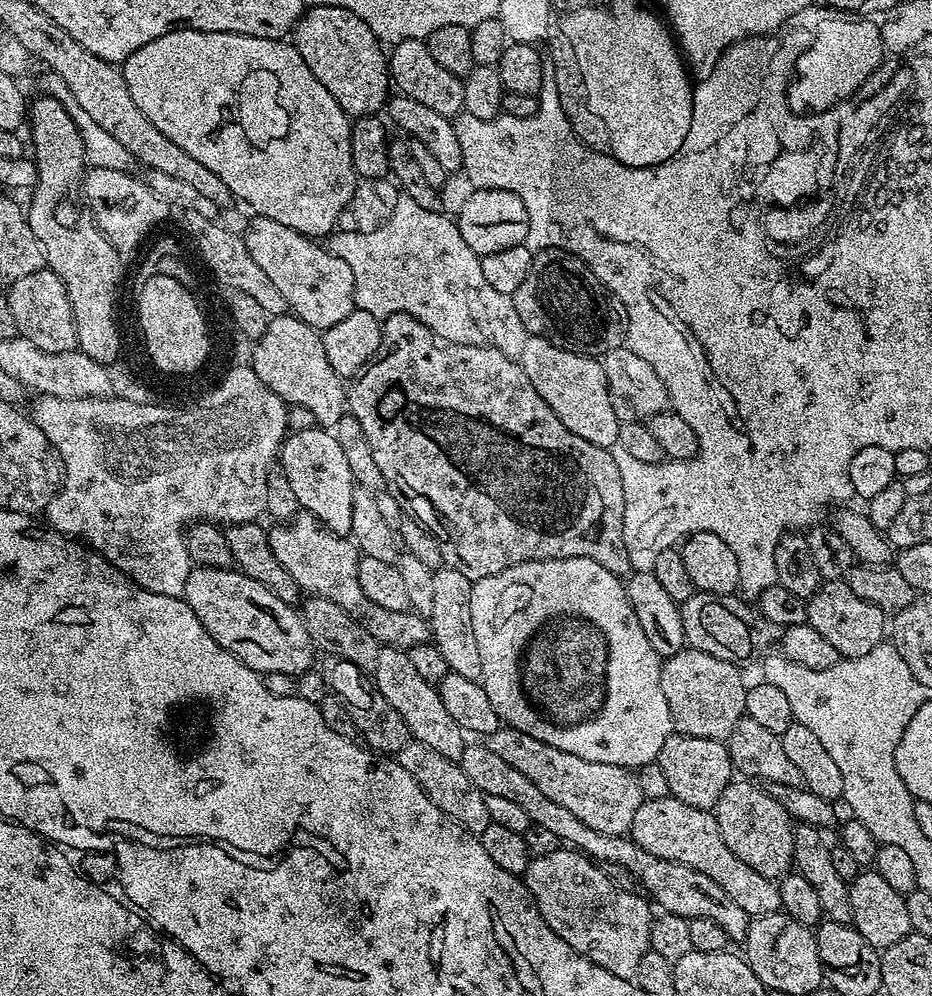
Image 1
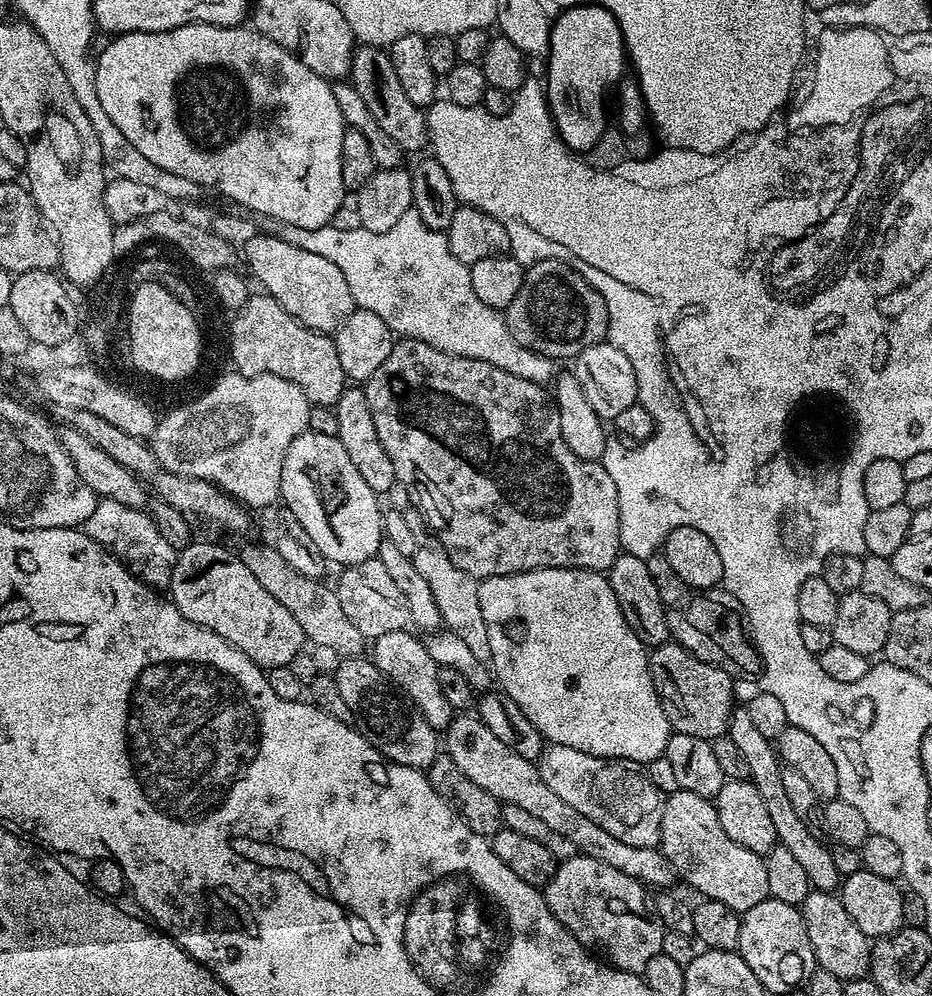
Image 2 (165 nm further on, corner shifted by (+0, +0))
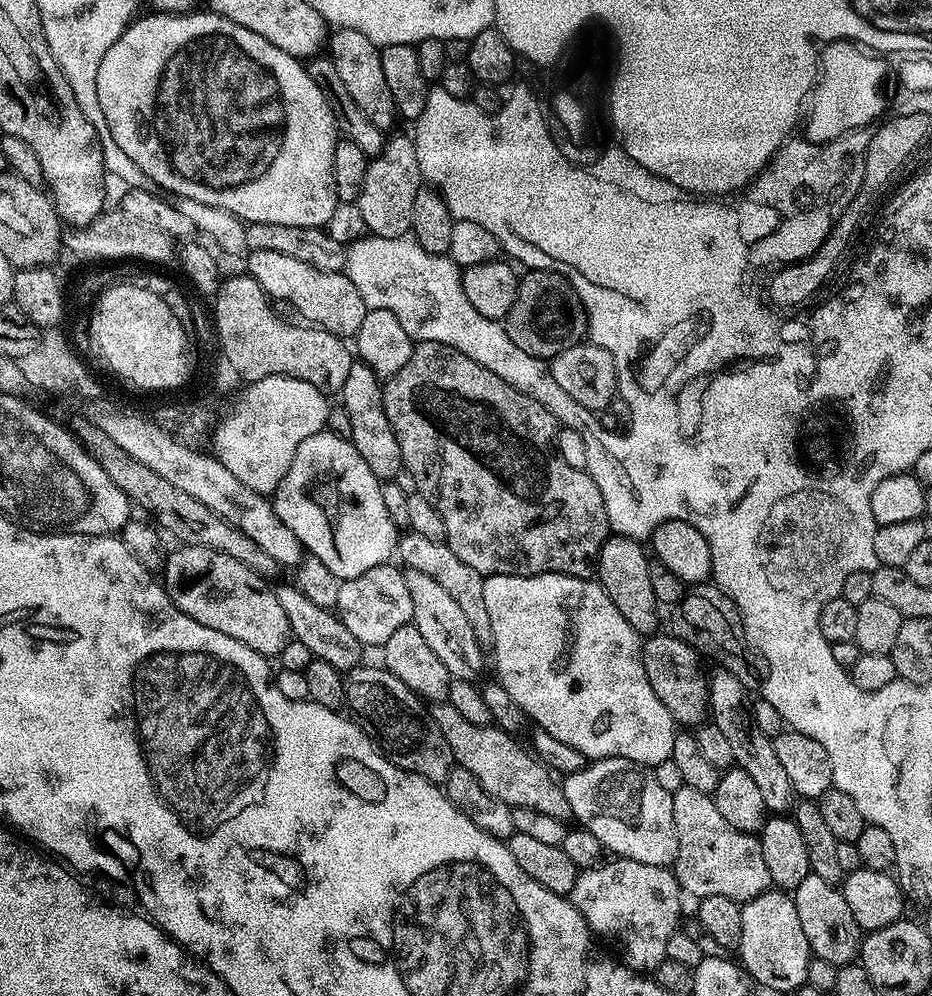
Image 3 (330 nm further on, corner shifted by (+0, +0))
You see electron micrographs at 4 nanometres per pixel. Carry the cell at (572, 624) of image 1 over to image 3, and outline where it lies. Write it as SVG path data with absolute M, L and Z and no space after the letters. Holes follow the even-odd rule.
M543 572L537 576L489 576L484 581L485 606L490 614L490 630L492 631L492 646L490 656L496 659L496 672L498 682L510 694L510 698L517 706L524 711L525 717L535 727L546 730L558 742L566 742L566 746L574 746L574 750L581 752L589 761L601 760L607 756L621 756L627 760L641 766L655 766L671 760L674 750L674 738L678 731L678 725L672 719L670 710L658 702L658 694L650 686L646 678L644 661L642 659L642 638L622 618L622 613L618 611L618 606L610 602L610 594L595 579L583 580L577 576L567 576L557 572Z

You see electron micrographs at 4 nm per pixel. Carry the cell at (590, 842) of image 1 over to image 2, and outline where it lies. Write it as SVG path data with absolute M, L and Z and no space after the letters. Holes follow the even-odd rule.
M472 714L457 715L446 730L446 755L452 759L454 766L458 766L458 770L462 770L462 774L466 774L466 778L470 778L470 782L482 786L486 794L494 794L501 805L523 806L529 814L546 822L554 834L562 834L568 841L574 842L579 855L598 858L598 862L606 862L606 866L614 866L616 870L622 870L622 874L630 874L630 878L639 880L645 886L653 884L656 890L669 887L674 873L659 847L629 846L626 842L618 842L614 834L606 834L598 822L590 822L586 814L578 814L574 806L562 802L562 798L558 798L558 794L554 794L554 790L542 782L533 761L518 754L513 745L502 742L502 738L497 738L494 730L490 730L490 726L486 726L475 715L468 715Z

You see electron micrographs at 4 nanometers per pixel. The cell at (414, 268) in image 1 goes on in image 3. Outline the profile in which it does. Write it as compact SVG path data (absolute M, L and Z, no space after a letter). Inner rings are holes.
M366 234L347 245L344 254L343 273L354 282L358 294L362 294L365 306L390 310L413 341L438 342L466 354L466 358L478 362L478 366L486 366L490 374L498 374L502 382L510 382L514 390L522 390L522 394L542 402L542 406L552 411L560 428L576 432L580 404L561 392L543 359L518 350L518 346L510 342L510 334L506 334L501 321L482 318L482 314L470 306L462 290L461 271L451 256L435 256L422 250L420 243L408 234L398 238Z

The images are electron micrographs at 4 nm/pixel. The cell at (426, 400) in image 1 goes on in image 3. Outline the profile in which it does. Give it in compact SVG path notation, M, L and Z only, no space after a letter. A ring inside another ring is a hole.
M419 341L410 354L410 362L398 370L398 374L387 377L383 385L384 409L386 418L390 418L390 426L394 430L394 438L398 438L398 450L402 450L403 471L412 475L418 491L424 495L424 500L440 515L444 523L443 535L450 550L454 552L467 566L476 570L478 574L489 576L537 576L543 572L557 572L567 576L577 576L583 580L593 575L596 559L600 556L602 546L610 535L610 517L606 514L604 495L598 490L598 482L583 468L571 468L557 456L554 451L554 441L558 425L552 411L542 402L522 394L522 390L514 390L510 382L502 382L498 374L490 374L486 366L478 366L466 354L454 350L438 342Z

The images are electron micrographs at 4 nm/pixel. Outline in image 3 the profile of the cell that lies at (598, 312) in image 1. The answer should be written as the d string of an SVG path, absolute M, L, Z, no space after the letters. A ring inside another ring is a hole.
M528 270L525 272L527 272L525 276L523 273L519 277L520 285L516 291L514 306L510 306L508 315L504 317L502 323L506 334L510 334L510 342L514 342L514 346L518 346L518 350L522 350L534 358L553 358L585 339L588 330L588 313L584 311L580 297L572 289L572 285L559 271Z

